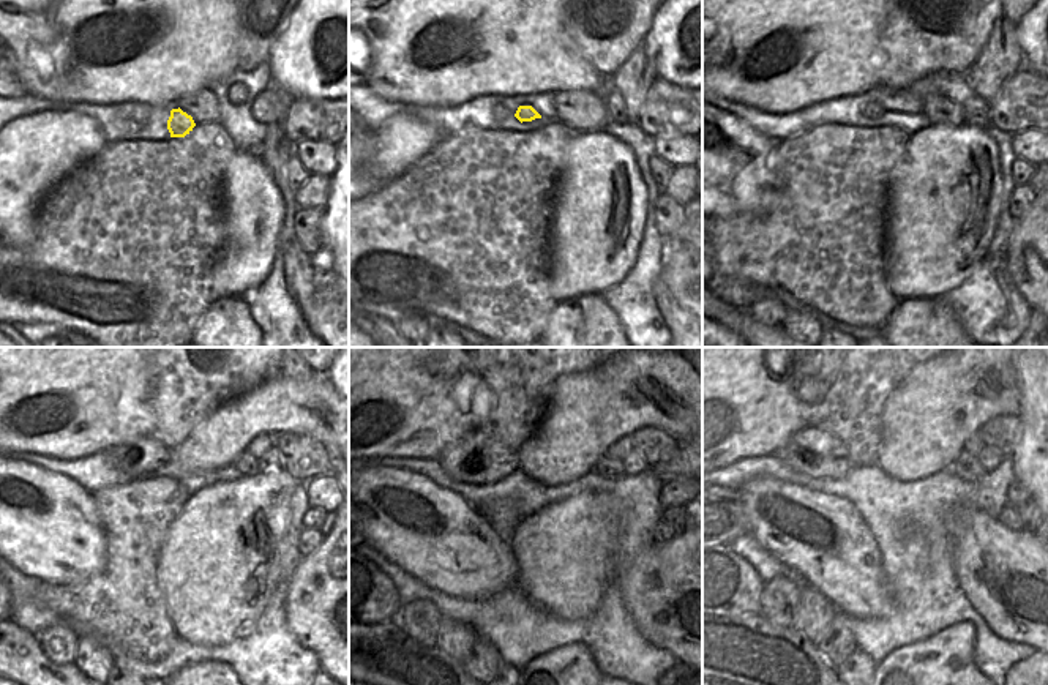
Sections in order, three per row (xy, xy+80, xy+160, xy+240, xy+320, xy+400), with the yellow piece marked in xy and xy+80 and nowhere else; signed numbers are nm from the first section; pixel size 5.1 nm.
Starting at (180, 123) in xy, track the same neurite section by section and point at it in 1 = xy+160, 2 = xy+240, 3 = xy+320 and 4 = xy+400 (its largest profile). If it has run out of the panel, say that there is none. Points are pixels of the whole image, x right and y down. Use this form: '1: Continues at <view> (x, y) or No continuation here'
1: Continues at xy+160 (873, 109)
2: Continues at xy+240 (141, 456)
3: Continues at xy+320 (475, 456)
4: Continues at xy+400 (815, 452)

